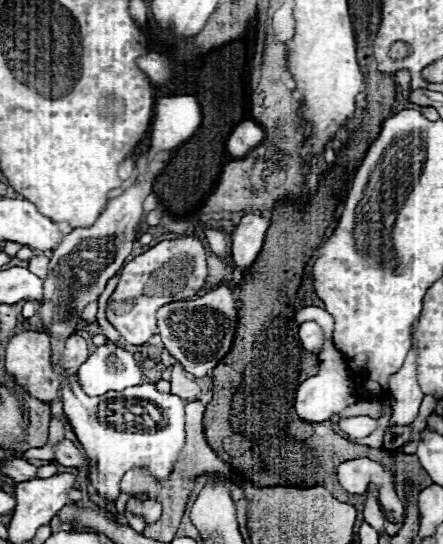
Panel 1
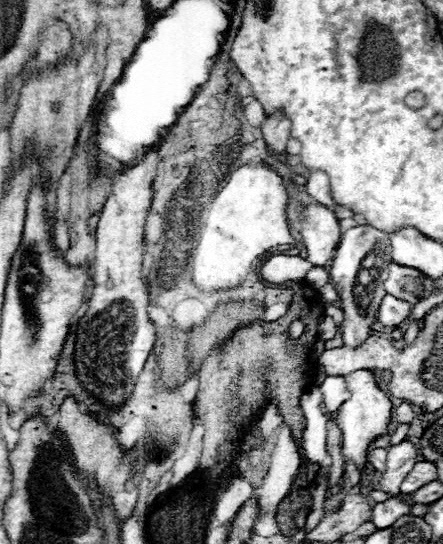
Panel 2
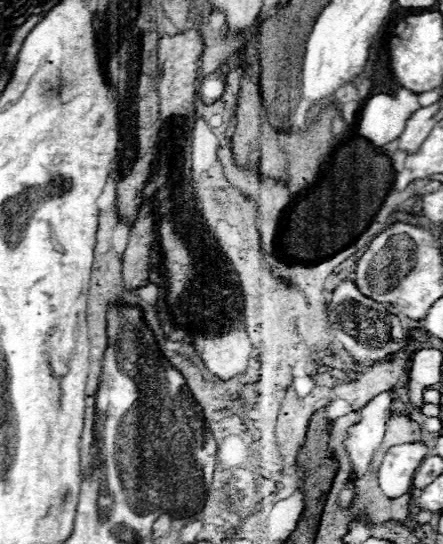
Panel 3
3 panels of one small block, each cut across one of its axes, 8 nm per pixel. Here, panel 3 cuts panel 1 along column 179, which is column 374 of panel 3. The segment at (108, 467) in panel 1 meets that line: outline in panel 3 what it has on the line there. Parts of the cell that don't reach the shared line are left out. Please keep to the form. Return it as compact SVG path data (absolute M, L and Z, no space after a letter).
M388 392L374 396L360 412L360 422L348 428L348 436L344 440L344 448L350 456L354 474L362 478L372 462L376 448L380 448L380 440L386 432L386 414L394 412L394 400Z

